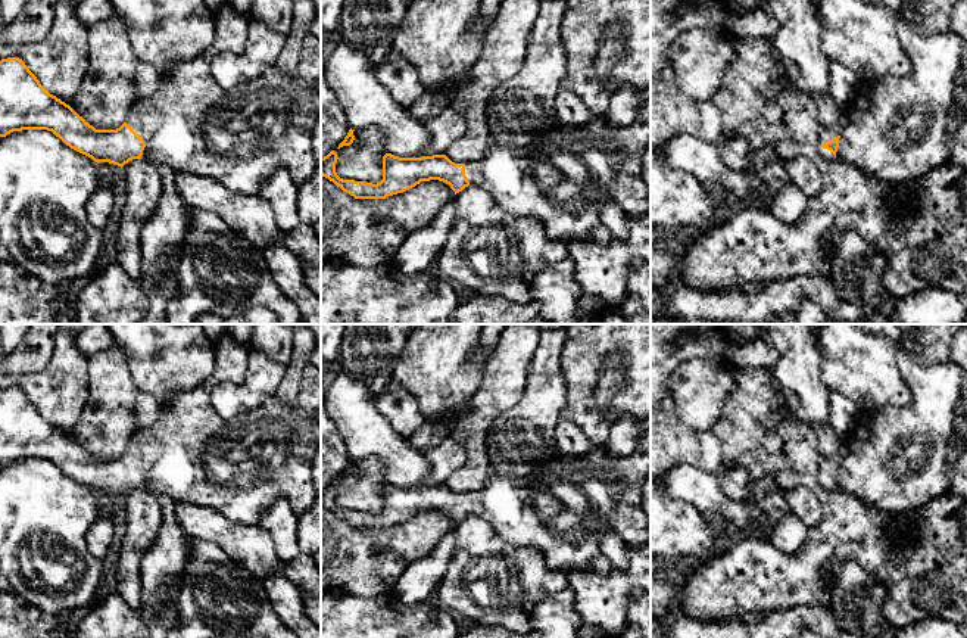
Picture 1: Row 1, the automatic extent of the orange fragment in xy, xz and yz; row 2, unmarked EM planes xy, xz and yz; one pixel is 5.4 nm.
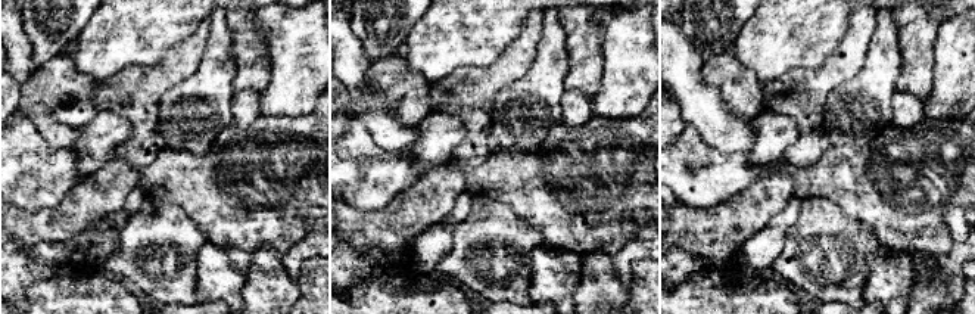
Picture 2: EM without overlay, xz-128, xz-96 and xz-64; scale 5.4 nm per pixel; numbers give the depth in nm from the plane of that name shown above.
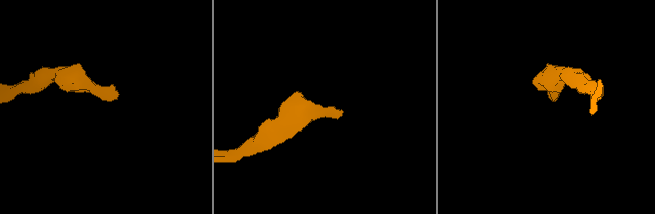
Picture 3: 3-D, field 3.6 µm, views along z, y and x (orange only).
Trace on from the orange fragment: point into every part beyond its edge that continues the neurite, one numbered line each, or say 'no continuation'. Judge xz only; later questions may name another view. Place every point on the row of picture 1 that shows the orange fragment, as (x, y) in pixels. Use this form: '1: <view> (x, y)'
1: xz (562, 177)

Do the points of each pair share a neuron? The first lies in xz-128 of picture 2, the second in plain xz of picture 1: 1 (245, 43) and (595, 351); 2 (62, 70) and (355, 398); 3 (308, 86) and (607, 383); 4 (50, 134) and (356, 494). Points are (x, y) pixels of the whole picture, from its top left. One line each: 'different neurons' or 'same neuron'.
1: same neuron
2: different neurons
3: same neuron
4: different neurons

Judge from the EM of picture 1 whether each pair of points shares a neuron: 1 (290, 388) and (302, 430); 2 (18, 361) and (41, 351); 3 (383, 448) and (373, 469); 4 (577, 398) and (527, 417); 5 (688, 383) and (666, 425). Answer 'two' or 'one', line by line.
1: two
2: one
3: two
4: two
5: two

